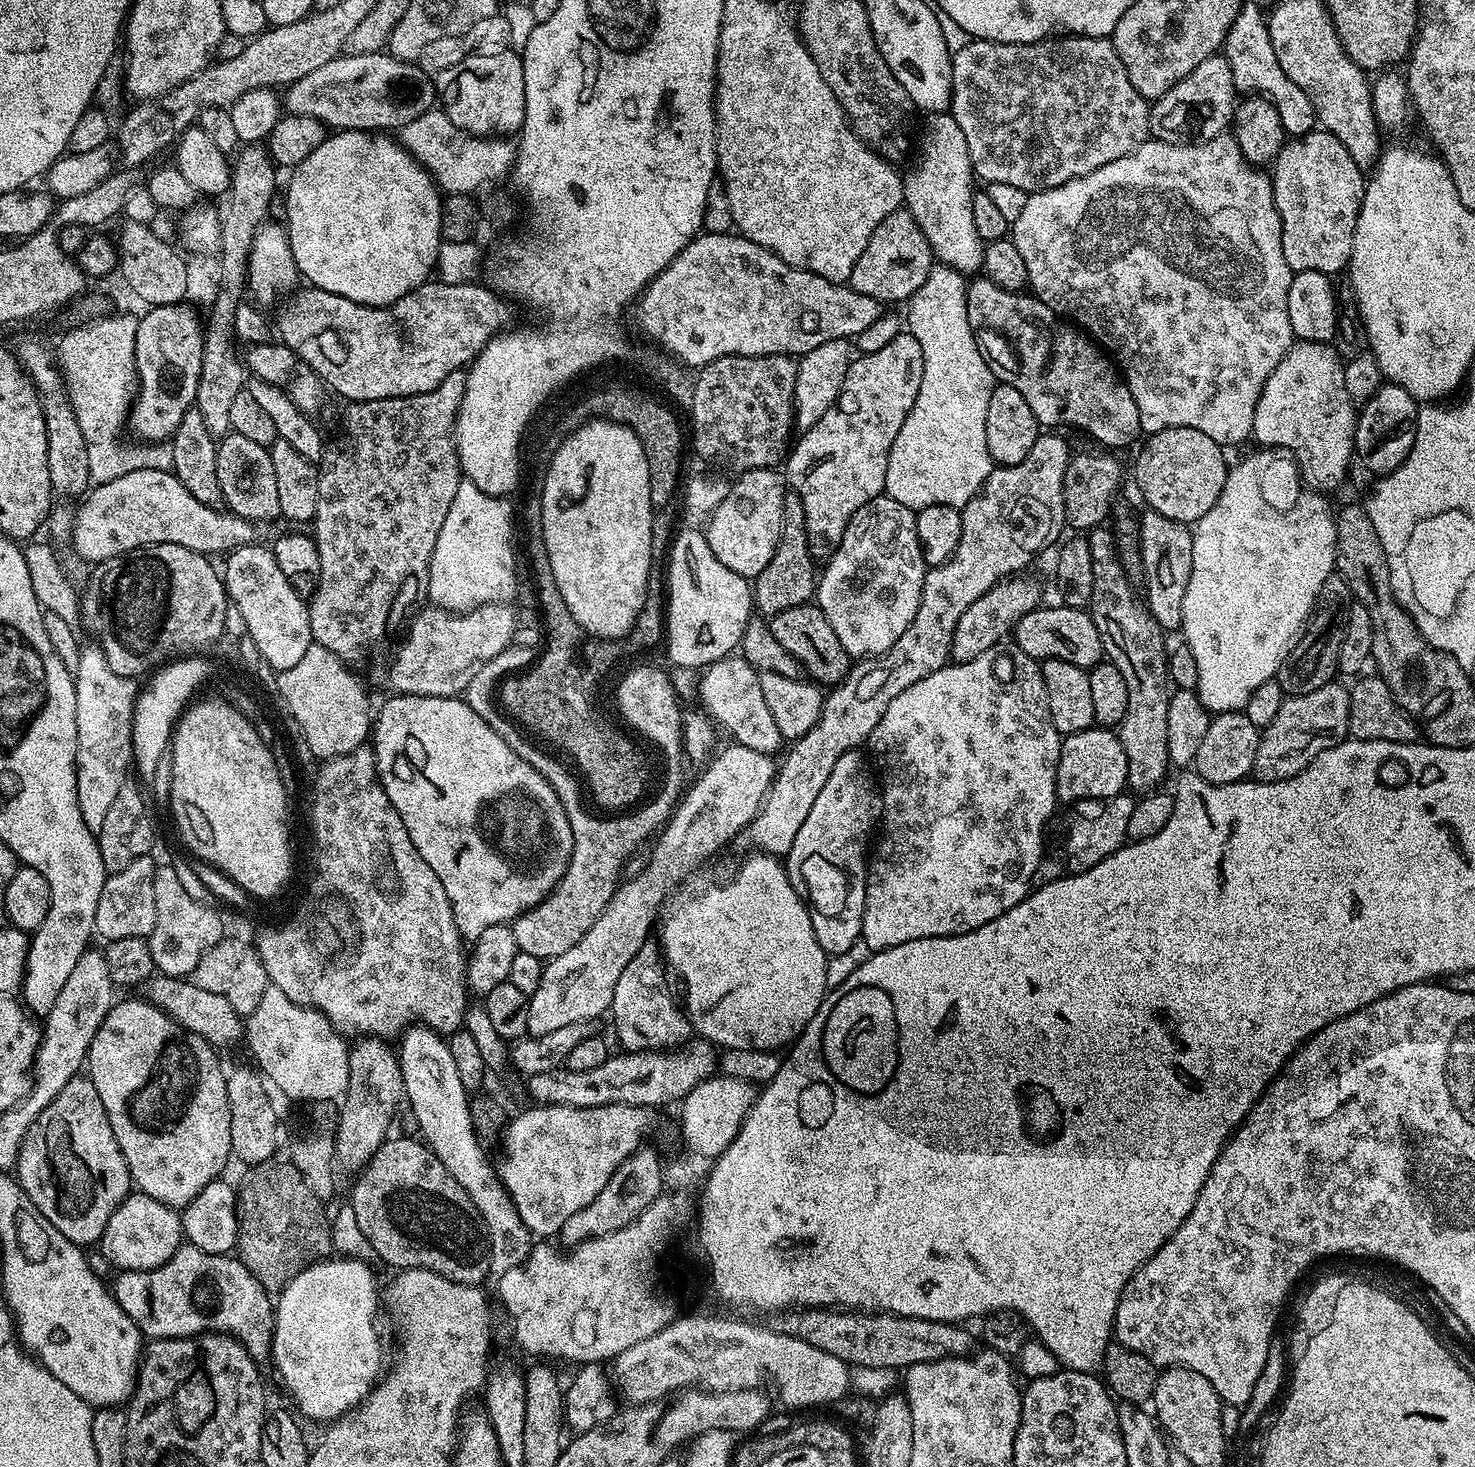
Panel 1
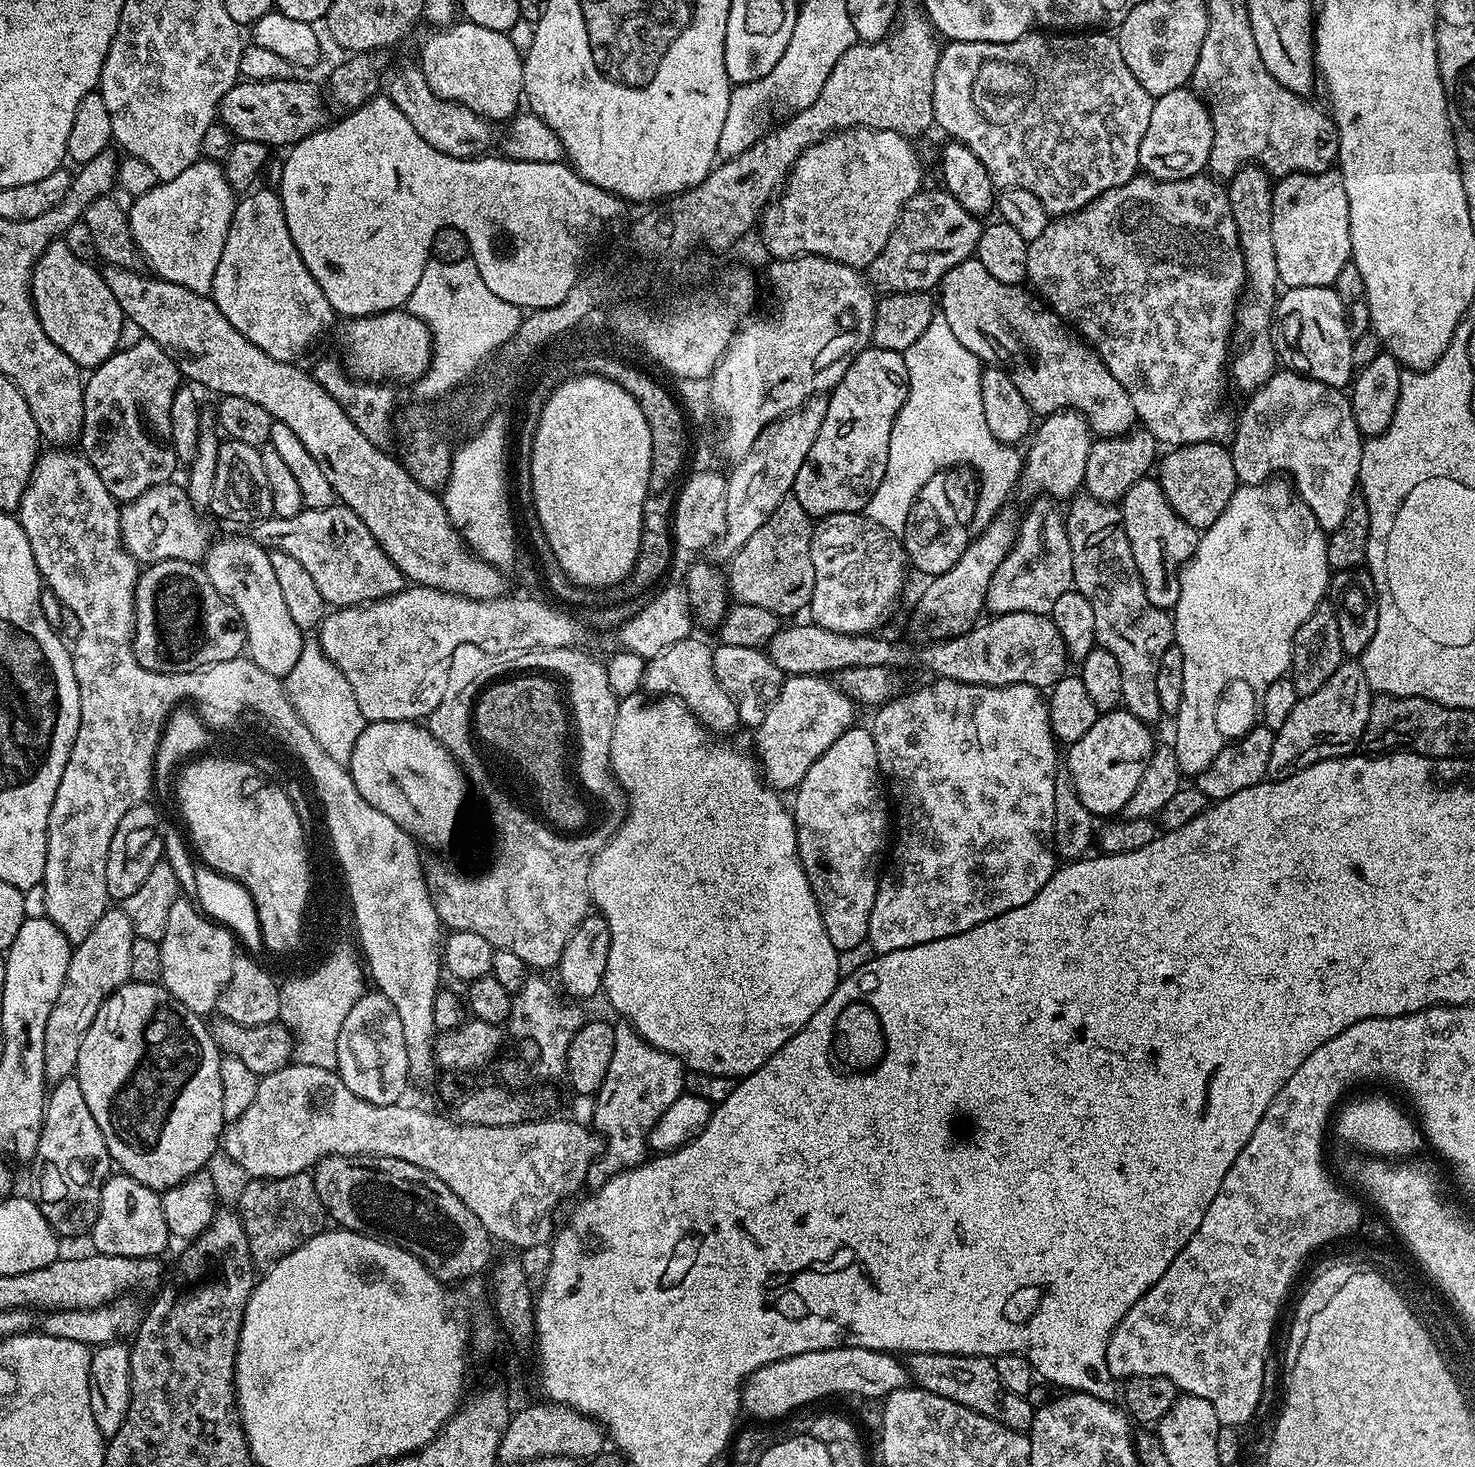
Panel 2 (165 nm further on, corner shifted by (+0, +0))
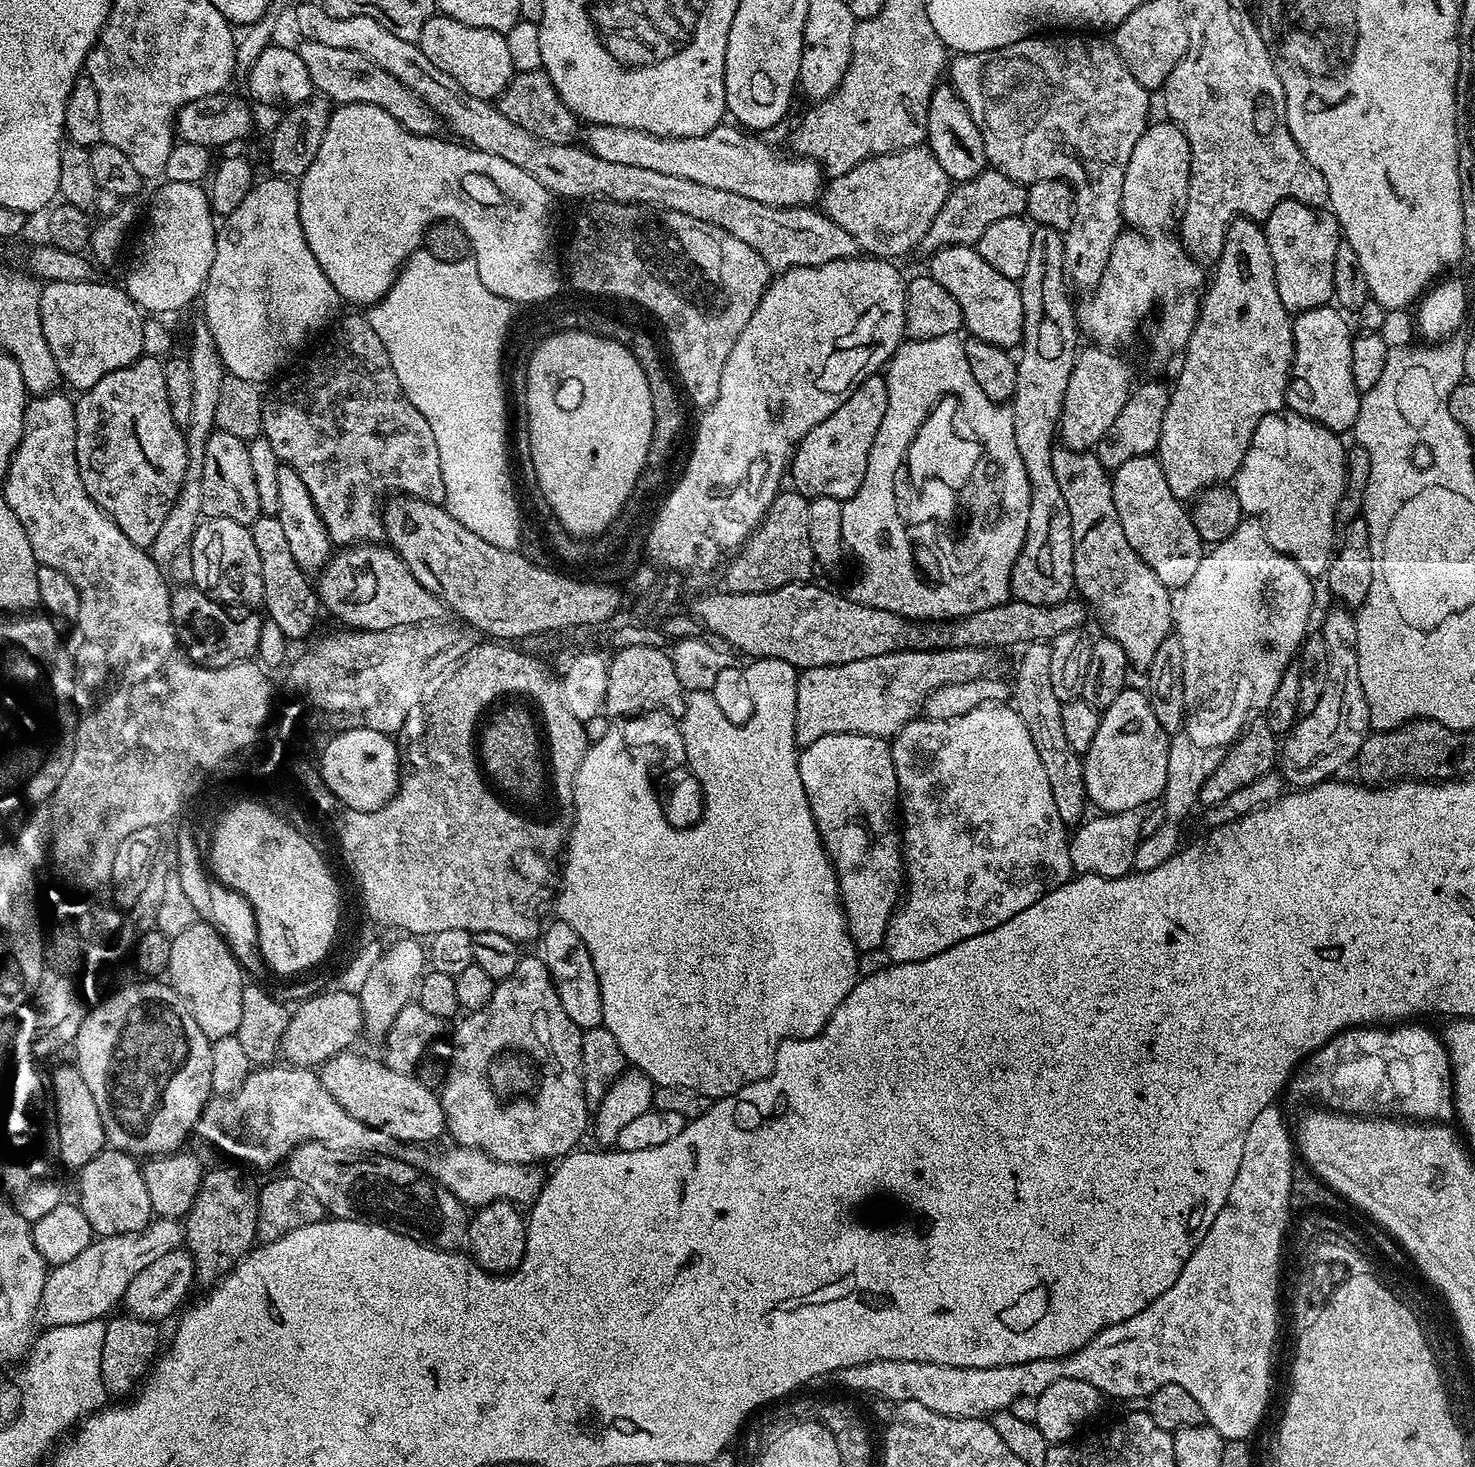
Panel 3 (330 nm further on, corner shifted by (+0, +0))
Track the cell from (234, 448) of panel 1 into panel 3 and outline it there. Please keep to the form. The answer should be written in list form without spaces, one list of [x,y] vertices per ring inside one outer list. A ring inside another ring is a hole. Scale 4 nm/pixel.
[[[217,430],[206,442],[202,464],[202,506],[205,517],[230,518],[230,522],[245,526],[251,526],[262,515],[258,482],[254,480],[254,465],[250,462],[247,443],[234,438],[234,434]]]

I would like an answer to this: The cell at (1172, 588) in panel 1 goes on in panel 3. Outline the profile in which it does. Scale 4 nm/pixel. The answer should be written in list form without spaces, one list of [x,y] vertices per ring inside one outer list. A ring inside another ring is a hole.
[[[1155,455],[1130,458],[1130,462],[1122,462],[1111,473],[1114,506],[1118,510],[1118,522],[1122,522],[1126,542],[1134,546],[1134,550],[1141,555],[1142,562],[1154,570],[1158,582],[1170,590],[1183,590],[1186,582],[1194,578],[1194,570],[1198,570],[1198,562],[1202,562],[1206,545],[1200,539],[1198,530],[1194,530],[1194,522],[1189,509],[1170,490],[1170,482],[1166,482],[1164,467]]]

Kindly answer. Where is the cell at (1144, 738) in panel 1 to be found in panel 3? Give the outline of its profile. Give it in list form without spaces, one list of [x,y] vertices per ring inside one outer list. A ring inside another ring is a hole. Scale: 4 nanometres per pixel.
[[[1064,446],[1064,464],[1060,464],[1060,472],[1064,472],[1064,476],[1059,478],[1059,480],[1064,480],[1062,498],[1068,496],[1066,506],[1072,504],[1070,516],[1076,516],[1076,528],[1080,528],[1080,532],[1088,532],[1088,536],[1072,537],[1072,553],[1074,554],[1072,582],[1075,591],[1089,609],[1095,612],[1096,608],[1097,614],[1104,619],[1103,631],[1114,642],[1118,642],[1118,646],[1122,646],[1122,650],[1126,650],[1129,665],[1133,669],[1146,670],[1150,666],[1150,662],[1154,662],[1154,653],[1158,651],[1158,646],[1162,646],[1162,642],[1167,636],[1173,635],[1173,593],[1166,586],[1162,586],[1162,582],[1158,582],[1154,570],[1150,570],[1150,566],[1146,566],[1146,562],[1142,562],[1142,558],[1132,560],[1134,546],[1128,548],[1130,542],[1126,542],[1126,534],[1120,536],[1122,522],[1112,520],[1112,516],[1118,516],[1118,510],[1114,504],[1108,504],[1108,491],[1112,489],[1112,481],[1109,473],[1101,466],[1098,457],[1095,456],[1092,460],[1080,460],[1080,452],[1077,452],[1075,456],[1068,456],[1070,451],[1071,449]],[[1080,464],[1084,464],[1084,468],[1080,468]],[[1072,468],[1076,468],[1076,472],[1084,472],[1084,476],[1076,476],[1076,484],[1084,484],[1084,488],[1088,488],[1088,492],[1080,492],[1080,496],[1076,496],[1076,492],[1068,492],[1068,488],[1072,488],[1072,476],[1068,476],[1068,472],[1072,472]],[[1080,504],[1084,504],[1084,508],[1080,508]],[[1080,560],[1084,560],[1084,564],[1088,564],[1088,568],[1092,568],[1092,572],[1080,572]],[[1128,564],[1132,564],[1132,568],[1136,568],[1136,572],[1128,572]],[[1120,568],[1124,568],[1124,572],[1120,572]]]

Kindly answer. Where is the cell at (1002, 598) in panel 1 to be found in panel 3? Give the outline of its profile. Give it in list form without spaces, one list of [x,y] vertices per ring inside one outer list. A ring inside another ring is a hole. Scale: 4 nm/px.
[[[1062,310],[1062,328],[1056,324],[1032,324],[1032,328],[1024,328],[1022,349],[1024,353],[1016,360],[1018,370],[1018,386],[1010,401],[1010,411],[1014,422],[1014,442],[1018,442],[1018,454],[1022,454],[1022,462],[1026,466],[1026,474],[1032,489],[1030,490],[1030,522],[1026,522],[1026,538],[1022,550],[1012,564],[1011,595],[1022,602],[1031,604],[1057,604],[1073,595],[1074,554],[1072,553],[1072,536],[1070,512],[1066,499],[1062,498],[1061,487],[1054,476],[1051,454],[1058,440],[1058,425],[1063,414],[1063,398],[1066,397],[1067,383],[1075,368],[1077,349],[1072,343],[1078,337],[1078,321],[1070,318],[1066,310]]]

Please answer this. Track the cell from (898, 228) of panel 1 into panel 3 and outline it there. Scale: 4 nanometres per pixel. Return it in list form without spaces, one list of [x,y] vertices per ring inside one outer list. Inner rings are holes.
[[[985,170],[972,180],[957,183],[930,222],[924,234],[922,248],[925,248],[928,254],[935,254],[941,248],[949,248],[955,244],[976,245],[982,234],[986,234],[988,227],[994,226],[994,222],[1001,218],[1025,215],[1027,193],[1025,185],[995,170]]]

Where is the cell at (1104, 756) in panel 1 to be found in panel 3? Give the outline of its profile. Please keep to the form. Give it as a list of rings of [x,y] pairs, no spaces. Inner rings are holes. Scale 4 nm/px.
[[[1124,687],[1118,698],[1100,712],[1098,734],[1094,734],[1094,742],[1090,742],[1082,756],[1085,794],[1104,814],[1135,812],[1151,800],[1159,801],[1168,781],[1169,733],[1164,732],[1158,718],[1154,718],[1147,695],[1132,687]]]

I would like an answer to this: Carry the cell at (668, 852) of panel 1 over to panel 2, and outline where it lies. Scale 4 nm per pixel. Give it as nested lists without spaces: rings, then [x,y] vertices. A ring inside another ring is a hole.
[[[789,675],[780,685],[778,698],[768,708],[766,718],[755,729],[756,748],[755,755],[762,769],[762,775],[771,787],[777,790],[795,790],[799,788],[806,770],[816,761],[830,746],[843,735],[847,728],[853,727],[857,705],[846,695],[840,687],[837,687],[831,679],[823,675]]]

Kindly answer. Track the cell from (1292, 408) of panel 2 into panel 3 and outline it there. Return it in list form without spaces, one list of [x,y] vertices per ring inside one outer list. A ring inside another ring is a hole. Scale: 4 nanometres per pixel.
[[[1272,412],[1263,416],[1252,435],[1250,446],[1242,458],[1234,477],[1241,513],[1250,515],[1262,525],[1266,538],[1274,550],[1298,562],[1307,576],[1323,577],[1327,573],[1330,557],[1334,552],[1332,535],[1338,532],[1335,510],[1343,498],[1348,482],[1346,445],[1337,433],[1306,420],[1303,416]]]

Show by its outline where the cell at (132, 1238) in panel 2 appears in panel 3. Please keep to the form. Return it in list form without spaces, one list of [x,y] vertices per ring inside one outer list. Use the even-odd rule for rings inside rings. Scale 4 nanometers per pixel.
[[[108,1146],[78,1169],[80,1197],[78,1203],[90,1222],[93,1233],[101,1236],[121,1236],[141,1232],[154,1219],[150,1194],[142,1182],[141,1165],[137,1157]]]

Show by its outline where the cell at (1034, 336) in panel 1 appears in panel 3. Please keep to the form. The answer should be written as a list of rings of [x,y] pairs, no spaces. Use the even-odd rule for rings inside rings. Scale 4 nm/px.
[[[955,244],[941,248],[931,257],[930,275],[938,280],[954,296],[954,301],[961,307],[963,327],[975,339],[985,340],[999,348],[1015,349],[1024,338],[1024,316],[1022,294],[1017,281],[998,274],[994,266],[989,266],[986,258],[978,254],[975,247]]]

